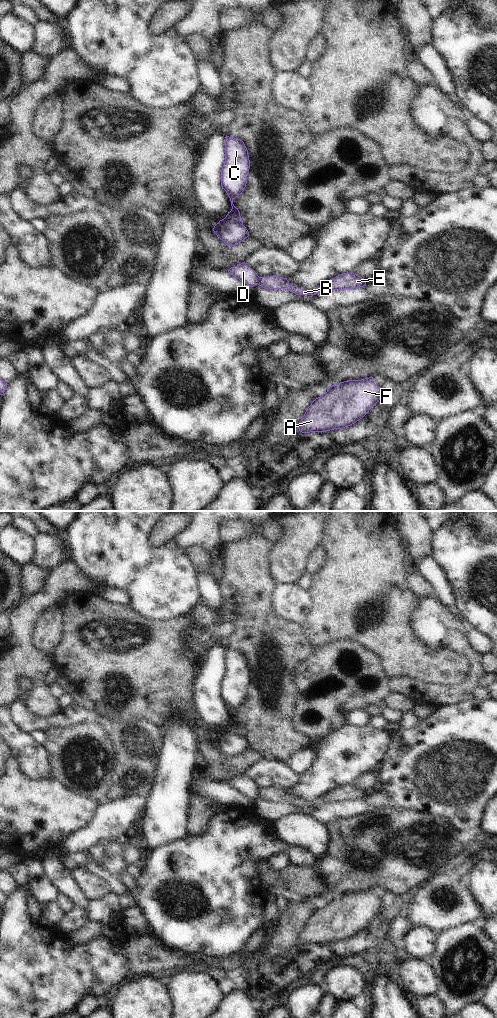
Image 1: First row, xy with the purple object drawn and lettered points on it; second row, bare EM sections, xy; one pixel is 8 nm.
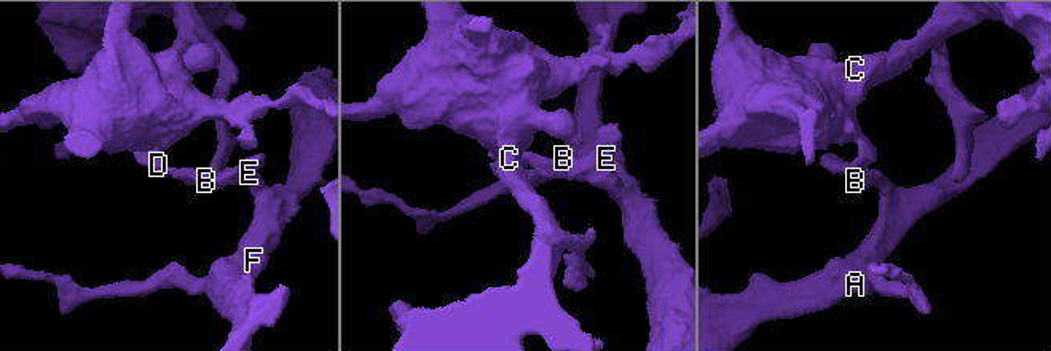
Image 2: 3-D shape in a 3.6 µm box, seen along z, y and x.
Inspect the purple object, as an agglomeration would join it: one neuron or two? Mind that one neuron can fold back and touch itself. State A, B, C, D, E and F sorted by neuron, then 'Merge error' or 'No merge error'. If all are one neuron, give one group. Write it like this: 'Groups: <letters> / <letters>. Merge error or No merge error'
Groups: A B E F / C D. Merge error

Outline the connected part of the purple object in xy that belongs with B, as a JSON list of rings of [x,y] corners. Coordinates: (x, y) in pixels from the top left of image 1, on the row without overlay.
[[[343,785],[330,791],[324,795],[321,799],[314,802],[302,802],[296,798],[290,798],[287,790],[270,788],[270,789],[259,789],[258,797],[265,801],[283,801],[295,805],[296,807],[315,807],[320,804],[331,803],[331,802],[344,802],[360,800],[366,797],[364,790],[350,785]]]

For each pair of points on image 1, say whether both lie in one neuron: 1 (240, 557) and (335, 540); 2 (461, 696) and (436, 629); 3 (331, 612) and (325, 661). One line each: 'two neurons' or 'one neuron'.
1: two neurons
2: one neuron
3: two neurons

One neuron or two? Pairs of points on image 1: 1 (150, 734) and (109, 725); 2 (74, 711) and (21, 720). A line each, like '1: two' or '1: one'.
1: one
2: one

